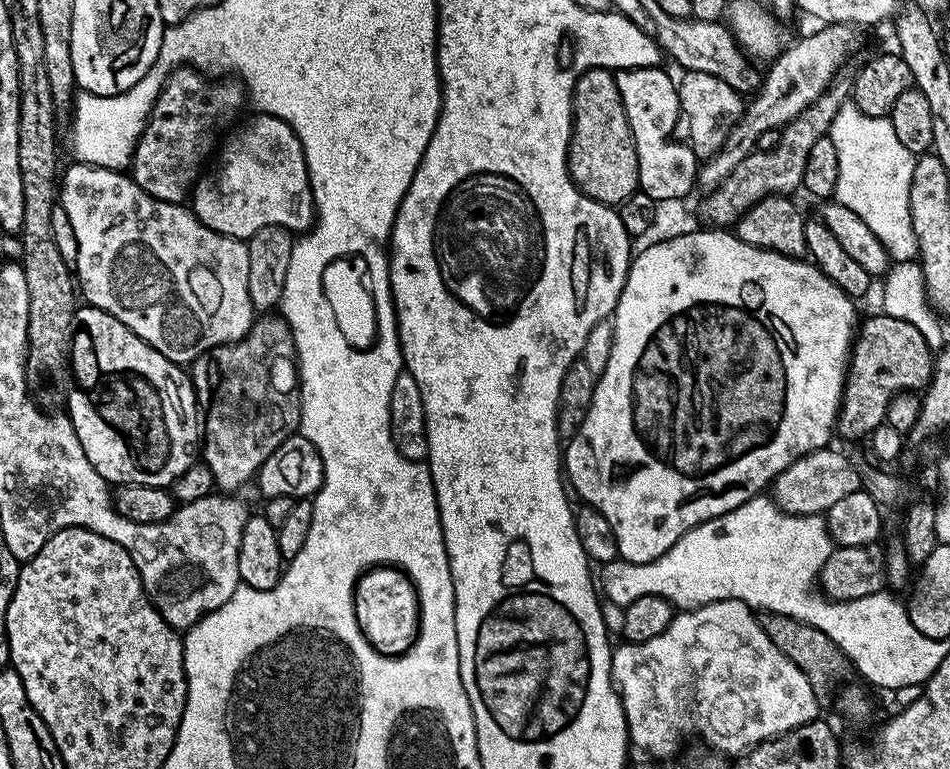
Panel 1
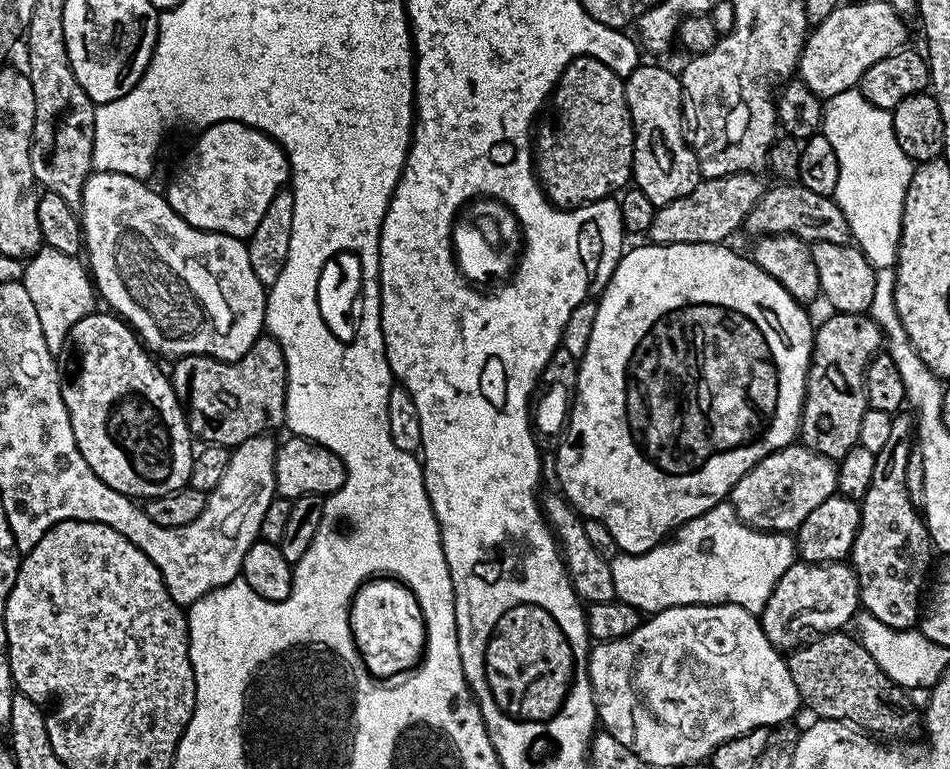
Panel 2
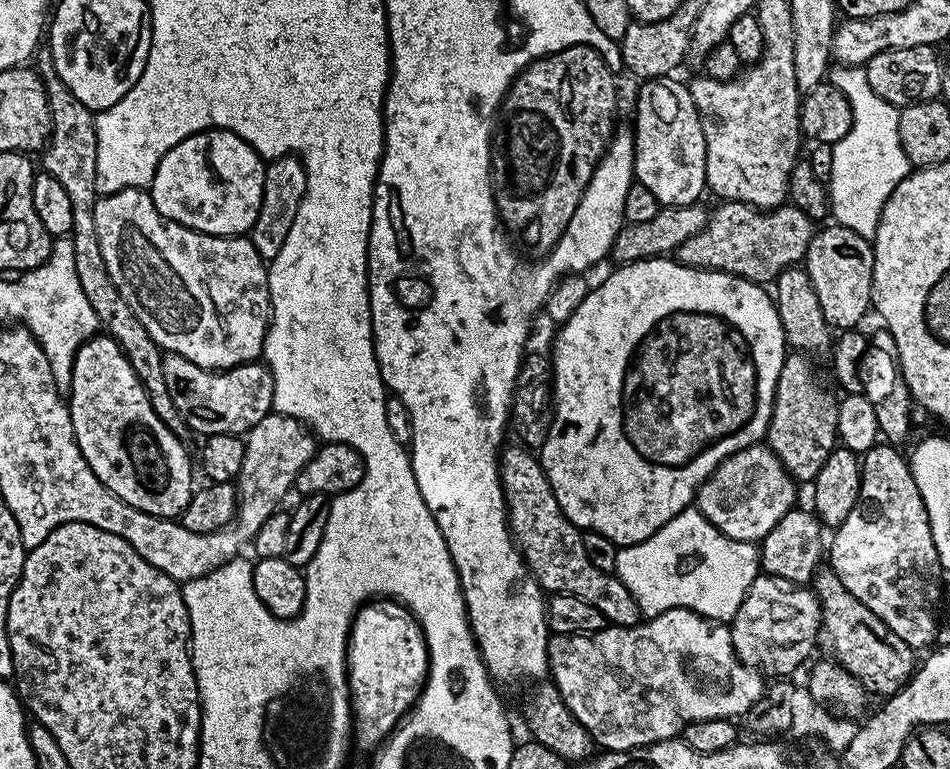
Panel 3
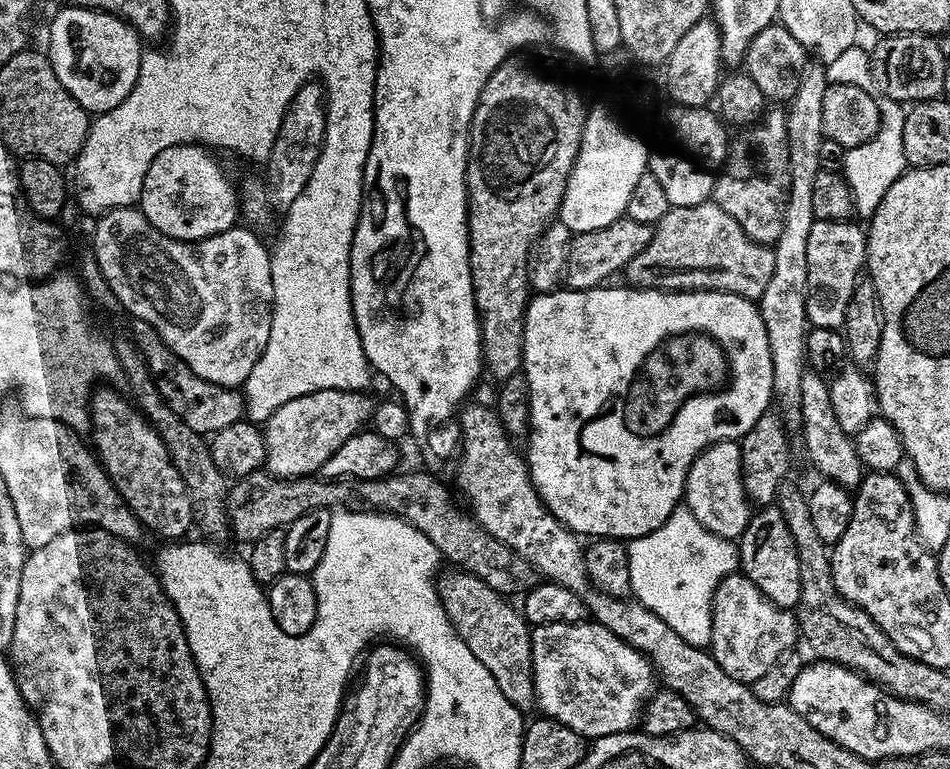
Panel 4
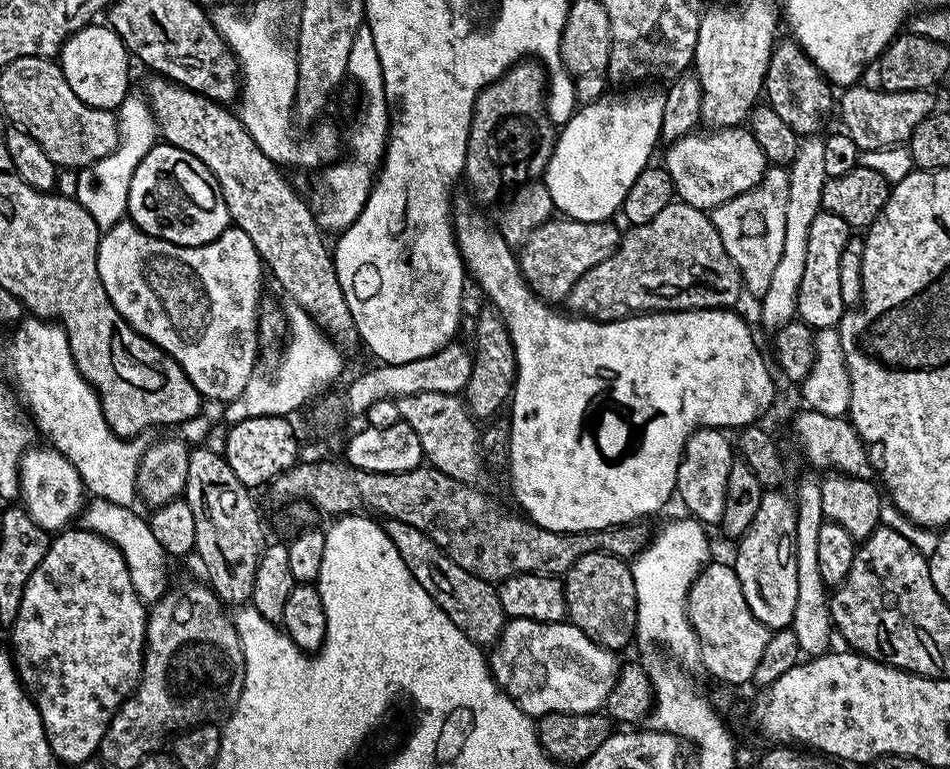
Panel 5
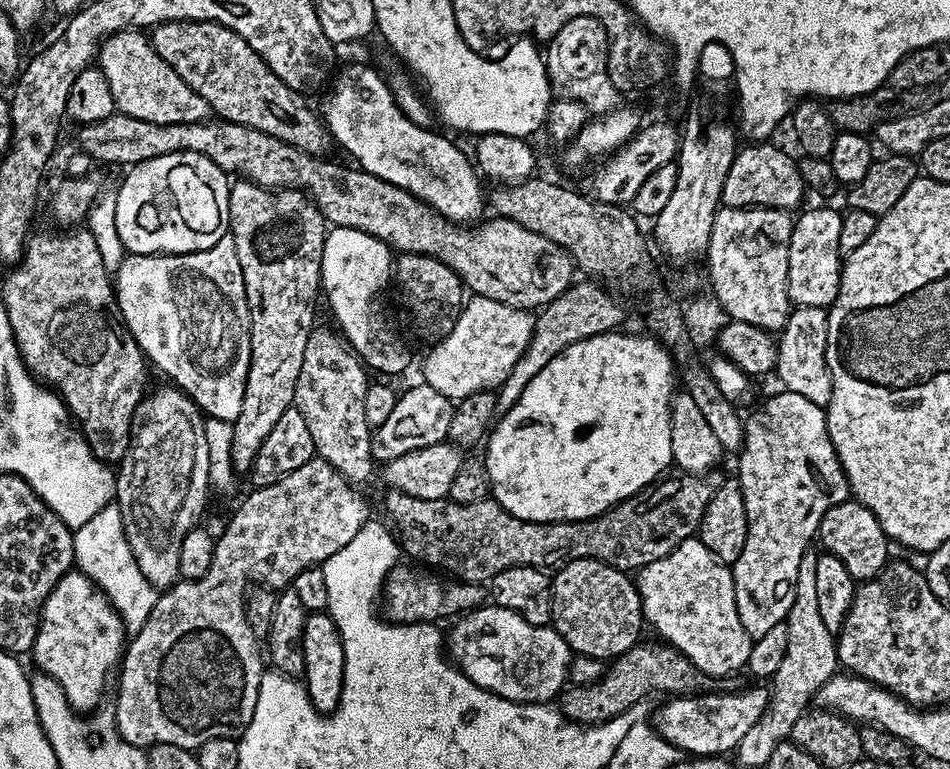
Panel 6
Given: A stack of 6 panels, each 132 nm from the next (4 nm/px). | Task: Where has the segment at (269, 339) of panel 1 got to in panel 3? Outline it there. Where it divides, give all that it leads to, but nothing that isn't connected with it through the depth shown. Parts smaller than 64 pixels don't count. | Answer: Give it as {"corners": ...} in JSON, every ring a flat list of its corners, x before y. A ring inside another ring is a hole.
{"corners":[[164,352,162,371,166,377,166,390,170,390,170,402,174,402,185,425,191,431,193,428,200,432,201,437,246,434,273,411,274,380,272,371,263,362,213,370,190,362,190,358,182,358,182,354]]}

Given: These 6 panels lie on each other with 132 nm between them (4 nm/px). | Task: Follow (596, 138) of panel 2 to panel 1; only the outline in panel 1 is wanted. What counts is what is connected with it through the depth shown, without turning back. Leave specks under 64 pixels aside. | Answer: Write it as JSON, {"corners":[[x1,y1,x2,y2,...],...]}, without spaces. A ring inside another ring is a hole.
{"corners":[[591,68,576,79,572,103,572,141,566,148,566,167,573,184,583,195,600,204,618,206,640,186,638,154,632,131,610,68]]}

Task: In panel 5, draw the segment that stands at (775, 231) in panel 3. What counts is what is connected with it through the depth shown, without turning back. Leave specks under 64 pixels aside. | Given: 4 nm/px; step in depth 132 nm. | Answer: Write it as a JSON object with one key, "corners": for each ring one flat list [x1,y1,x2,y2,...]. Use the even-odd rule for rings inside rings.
{"corners":[[683,202,667,204,654,222,634,224,620,238,620,249,606,262,600,262,578,282,574,290,570,290,566,301,569,313,589,320,625,320,628,316,647,314,650,312,689,312,699,308,731,309,740,300,740,292,745,291,744,282,740,278,738,266,734,266,734,258,726,254,726,246,722,246,722,238,714,226,711,215,703,208,695,208]]}

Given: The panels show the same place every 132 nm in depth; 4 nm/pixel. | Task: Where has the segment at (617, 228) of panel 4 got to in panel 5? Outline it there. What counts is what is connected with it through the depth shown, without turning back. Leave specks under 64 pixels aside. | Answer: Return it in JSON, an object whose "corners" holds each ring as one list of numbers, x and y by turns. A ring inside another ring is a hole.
{"corners":[[553,218,534,229,518,252,520,273,524,276,524,280,532,289,533,294,549,302,567,301,570,290,574,290,574,284,578,282,578,278,582,278,586,274,586,270,598,266,600,262,606,262,606,258,610,258,610,254,614,254,620,249,622,232,621,229,616,229,613,224,611,219,587,224,584,221]]}

